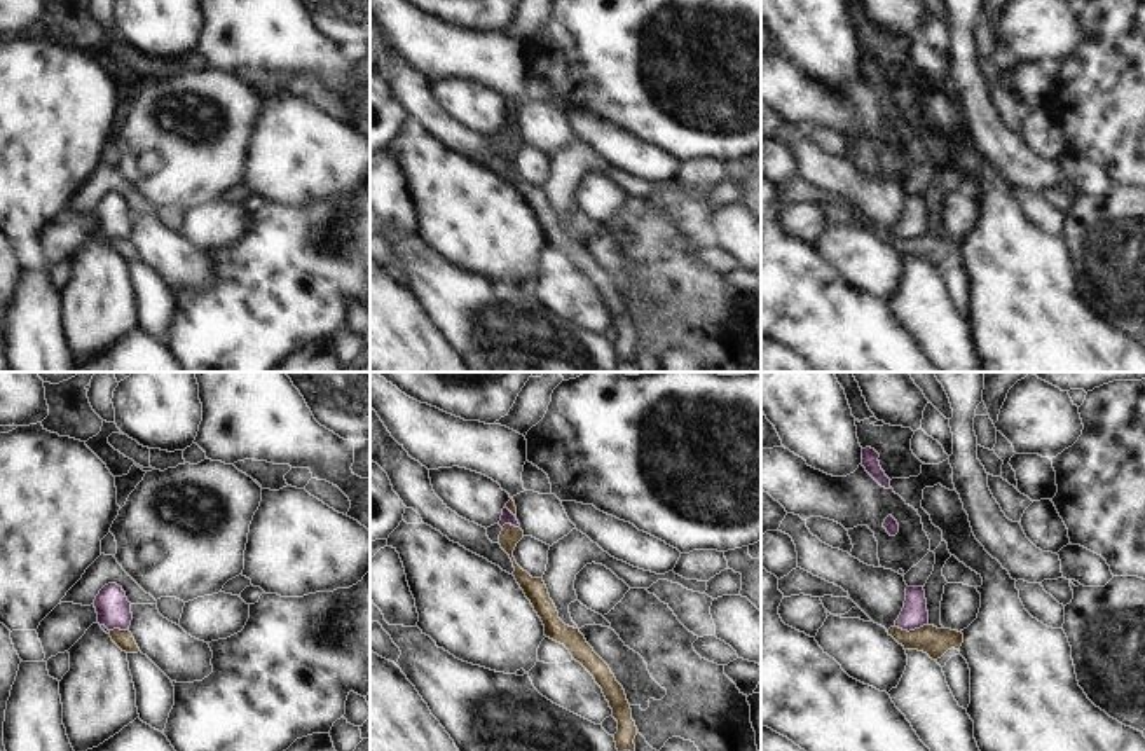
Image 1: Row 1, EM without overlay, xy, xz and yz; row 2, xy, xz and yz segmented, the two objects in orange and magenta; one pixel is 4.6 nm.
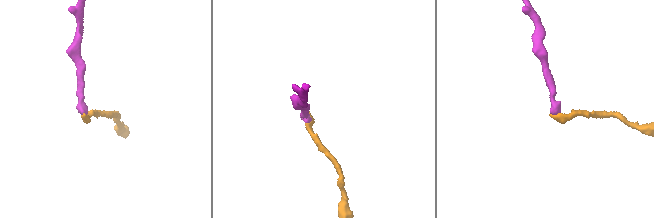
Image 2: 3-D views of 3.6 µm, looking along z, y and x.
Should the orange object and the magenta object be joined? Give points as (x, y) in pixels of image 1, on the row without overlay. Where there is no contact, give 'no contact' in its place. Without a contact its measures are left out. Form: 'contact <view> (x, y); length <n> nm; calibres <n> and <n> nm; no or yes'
contact yz (911, 240); length 150 nm; calibres 130 and 120 nm; no

